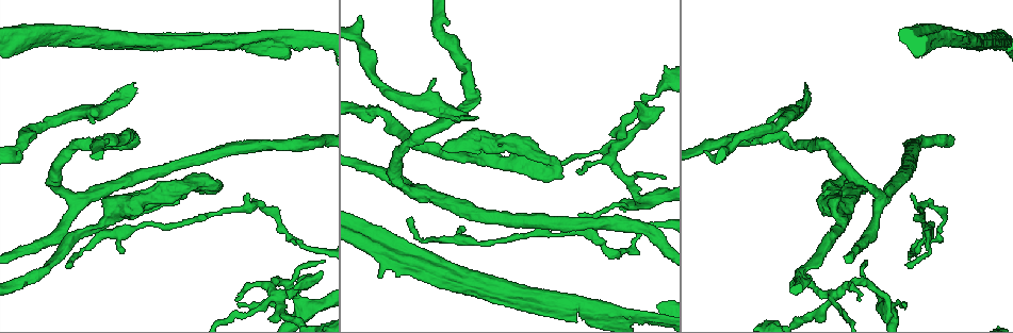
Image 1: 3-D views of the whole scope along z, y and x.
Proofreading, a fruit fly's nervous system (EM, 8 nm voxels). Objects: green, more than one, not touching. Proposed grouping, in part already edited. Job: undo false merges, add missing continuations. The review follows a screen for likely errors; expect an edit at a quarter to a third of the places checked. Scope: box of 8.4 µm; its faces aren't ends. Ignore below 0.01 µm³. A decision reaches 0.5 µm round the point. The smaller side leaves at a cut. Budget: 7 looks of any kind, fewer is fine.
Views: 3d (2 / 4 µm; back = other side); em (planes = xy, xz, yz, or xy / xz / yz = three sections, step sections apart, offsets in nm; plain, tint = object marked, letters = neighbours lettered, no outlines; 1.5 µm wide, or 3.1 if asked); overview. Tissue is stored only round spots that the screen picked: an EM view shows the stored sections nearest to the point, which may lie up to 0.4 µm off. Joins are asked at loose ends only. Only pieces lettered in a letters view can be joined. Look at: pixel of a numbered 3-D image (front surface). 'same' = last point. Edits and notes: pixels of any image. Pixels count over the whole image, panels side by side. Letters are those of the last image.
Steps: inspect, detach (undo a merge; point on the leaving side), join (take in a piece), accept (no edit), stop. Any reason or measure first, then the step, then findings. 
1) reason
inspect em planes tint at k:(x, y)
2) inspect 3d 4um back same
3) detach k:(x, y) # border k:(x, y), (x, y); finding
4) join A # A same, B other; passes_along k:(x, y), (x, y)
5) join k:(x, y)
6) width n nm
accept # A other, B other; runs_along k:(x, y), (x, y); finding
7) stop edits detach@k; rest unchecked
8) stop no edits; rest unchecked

tapers out
inspect em planes tint at 1:(908, 267)

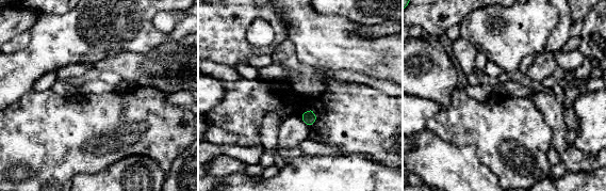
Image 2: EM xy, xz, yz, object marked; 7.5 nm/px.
what lies round it
inspect em planes letters same

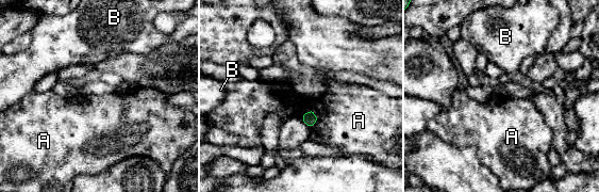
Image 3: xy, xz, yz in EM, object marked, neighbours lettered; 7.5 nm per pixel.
width 100 nm
accept # A other, B other; border 3:(311, 110), (316, 121), (309, 126); none of them fits

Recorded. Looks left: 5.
thick end
inspect 3d 2um at 1:(966, 36)

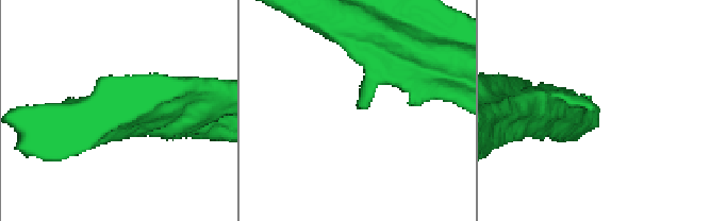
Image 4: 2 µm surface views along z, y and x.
inspect em planes letters at 4:(594, 108)

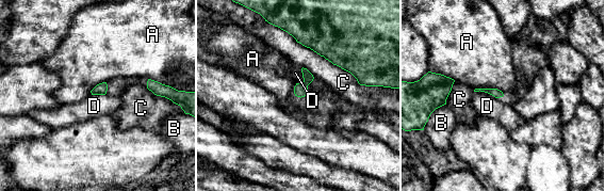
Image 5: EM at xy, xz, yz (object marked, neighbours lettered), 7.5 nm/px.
longest_contact C 850 nm
accept # A other, B other, C other, D other; no lettered piece goes on from it

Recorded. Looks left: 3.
free end
inspect em yz step 8 letters at 1:(477, 118)

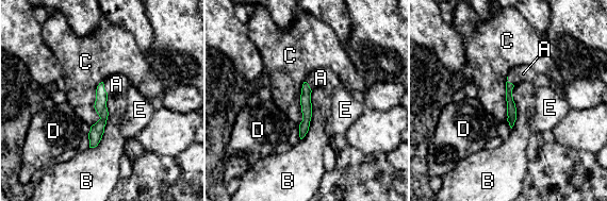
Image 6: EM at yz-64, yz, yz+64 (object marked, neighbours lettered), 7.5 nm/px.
join A # A same, B other, C other, D other, E other; the neuron continues

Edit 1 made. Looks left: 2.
stop edits join@6; rest unchecked

